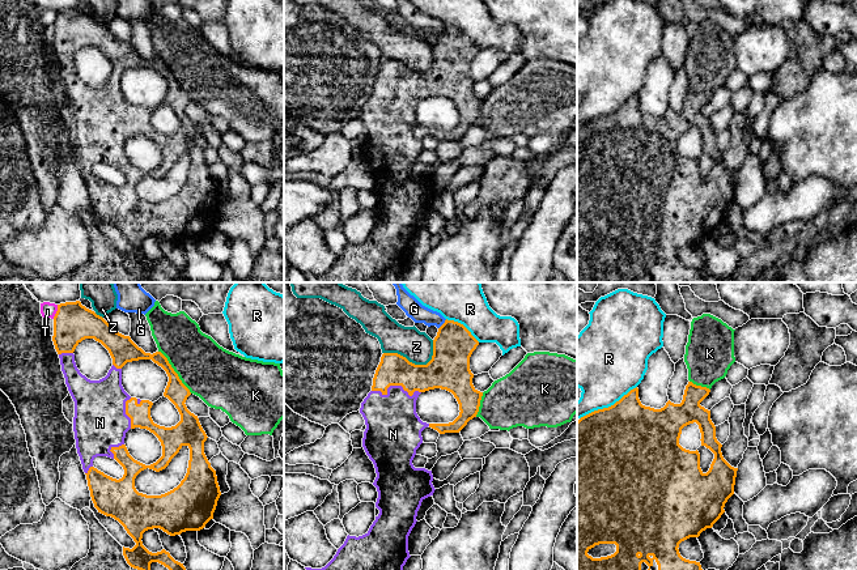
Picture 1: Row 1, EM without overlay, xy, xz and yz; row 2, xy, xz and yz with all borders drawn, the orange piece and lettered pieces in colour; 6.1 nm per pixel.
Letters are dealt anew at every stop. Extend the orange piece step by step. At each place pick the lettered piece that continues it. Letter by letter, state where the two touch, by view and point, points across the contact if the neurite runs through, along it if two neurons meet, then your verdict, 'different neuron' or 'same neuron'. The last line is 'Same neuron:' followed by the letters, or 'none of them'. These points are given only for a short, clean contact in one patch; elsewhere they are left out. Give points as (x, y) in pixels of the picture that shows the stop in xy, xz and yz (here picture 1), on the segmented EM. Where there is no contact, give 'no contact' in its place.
G: contact xz (442, 324); different neuron
K: contact xy (174, 371); border xy (158, 351), (191, 392); different neuron
N: contact xz (395, 385); same neuron
R: contact yz (609, 407); different neuron
T: contact xy (56, 311); border xy (58, 305), (52, 318); different neuron
Z: contact xz (416, 365); different neuron
Same neuron: N

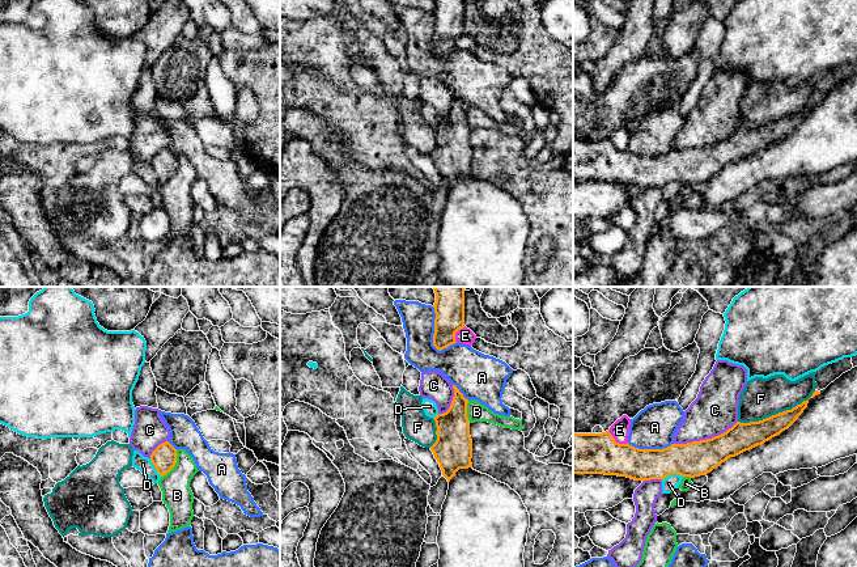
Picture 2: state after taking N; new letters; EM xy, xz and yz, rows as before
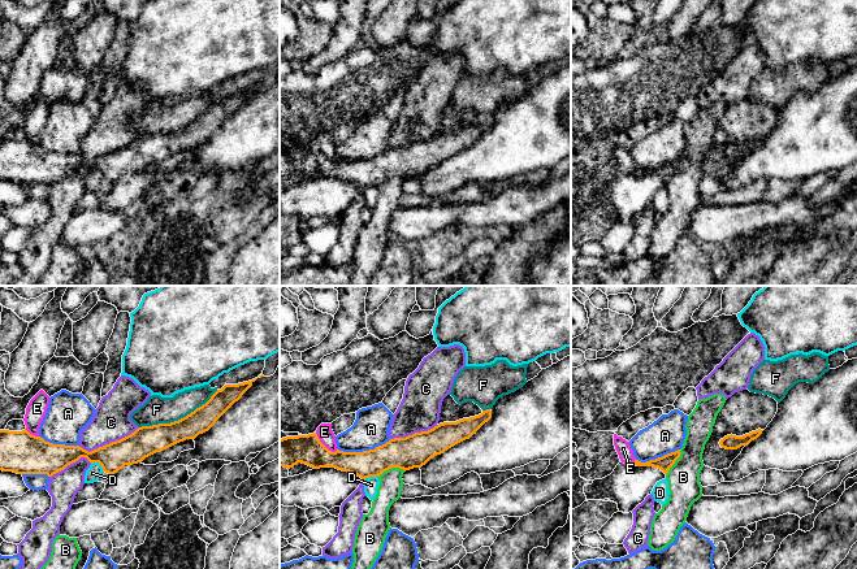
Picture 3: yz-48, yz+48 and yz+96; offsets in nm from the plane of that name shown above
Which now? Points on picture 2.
A: contact xz (435, 329); different neuron
B: contact xy (174, 465); border xy (177, 451), (177, 462), (161, 477); different neuron
C: contact yz (707, 439); different neuron
D: contact yz (671, 473); different neuron
E: contact yz (615, 441); border yz (607, 431), (616, 441), (627, 443); different neuron
F: contact yz (776, 414); different neuron
Same neuron: none of them

